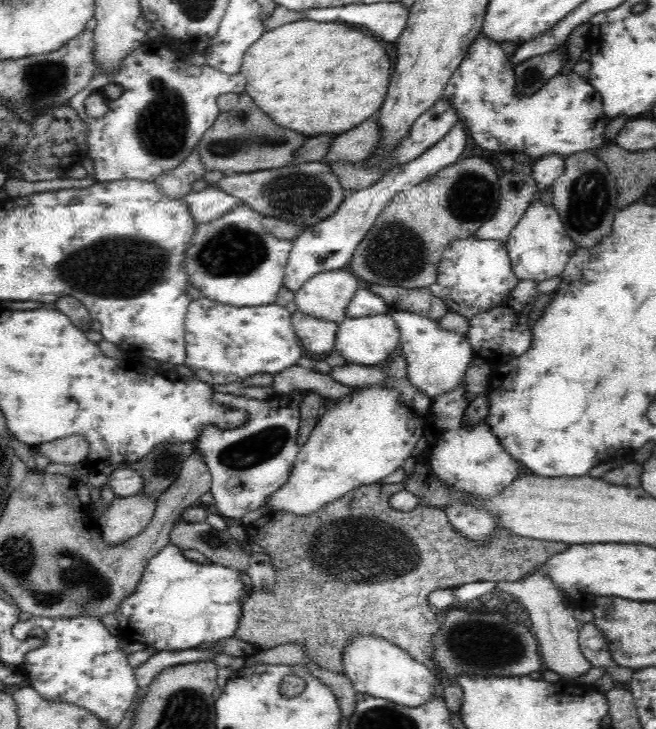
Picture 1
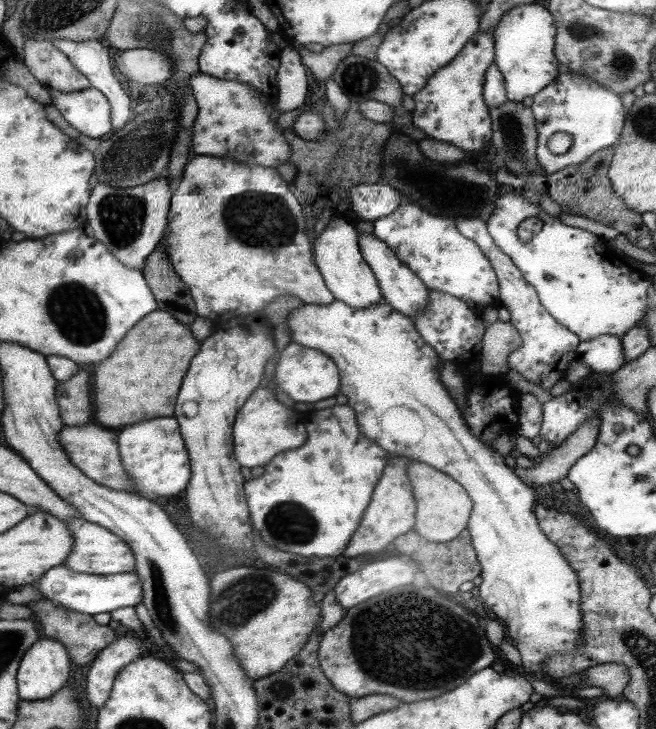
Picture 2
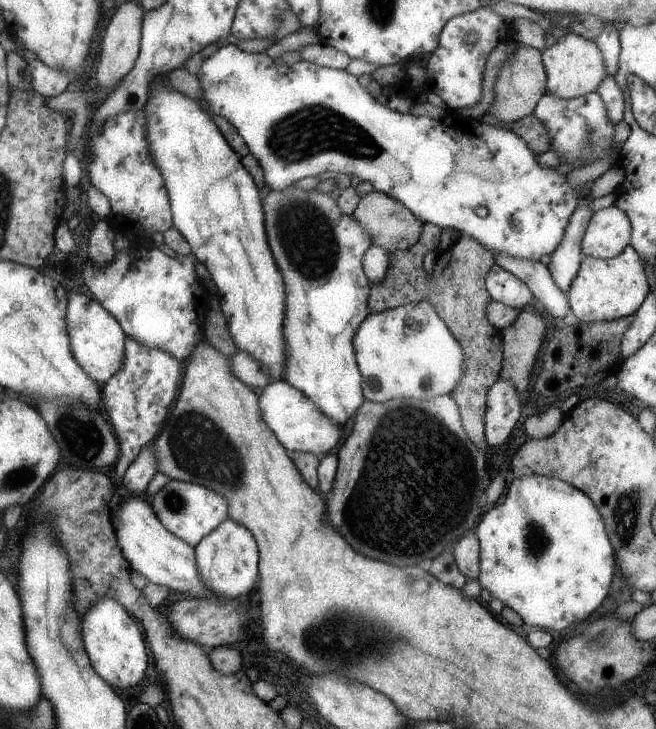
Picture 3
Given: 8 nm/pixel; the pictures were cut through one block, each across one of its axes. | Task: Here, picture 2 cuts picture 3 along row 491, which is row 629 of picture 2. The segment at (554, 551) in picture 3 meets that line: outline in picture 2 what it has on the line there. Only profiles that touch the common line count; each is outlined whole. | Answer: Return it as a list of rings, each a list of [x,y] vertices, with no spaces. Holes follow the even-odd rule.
[[[335,300],[327,306],[301,306],[287,318],[287,328],[293,342],[323,352],[337,364],[339,394],[347,396],[347,404],[355,412],[355,420],[363,438],[369,438],[379,448],[383,448],[389,458],[405,458],[411,462],[427,464],[465,488],[473,500],[473,510],[465,530],[471,534],[471,544],[481,564],[483,582],[479,586],[479,596],[507,630],[509,640],[521,654],[521,666],[525,670],[543,672],[541,662],[553,652],[575,654],[579,630],[583,628],[575,572],[569,568],[559,548],[541,532],[537,516],[531,512],[535,502],[533,486],[527,486],[517,474],[513,474],[513,468],[505,464],[503,456],[493,452],[487,444],[471,434],[457,406],[439,382],[437,370],[441,364],[445,364],[443,358],[419,336],[413,320],[399,314],[387,302],[373,308],[353,310],[351,306]]]

